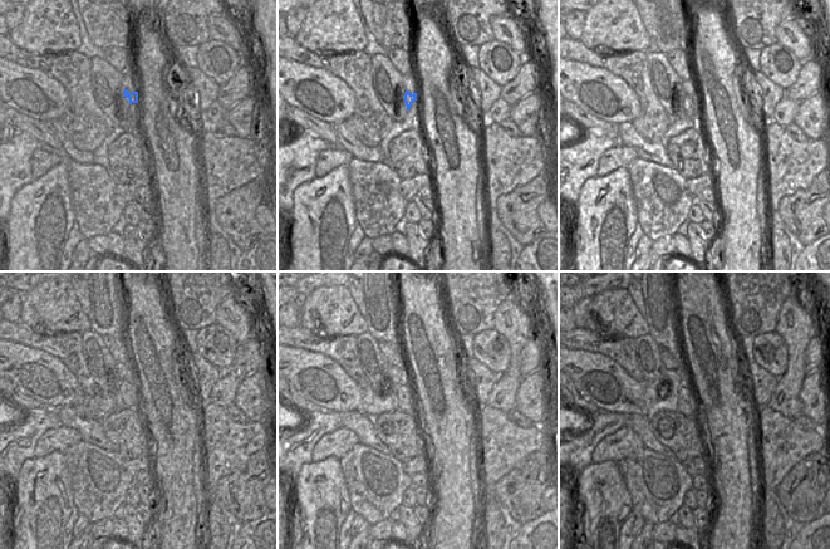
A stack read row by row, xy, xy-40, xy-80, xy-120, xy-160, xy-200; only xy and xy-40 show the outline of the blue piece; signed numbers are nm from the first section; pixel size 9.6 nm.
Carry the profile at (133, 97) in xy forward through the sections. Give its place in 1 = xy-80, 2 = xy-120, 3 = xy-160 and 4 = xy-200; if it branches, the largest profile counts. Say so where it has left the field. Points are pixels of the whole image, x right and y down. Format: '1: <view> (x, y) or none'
1: xy-80 (692, 109)
2: xy-120 (127, 397)
3: xy-160 (407, 392)
4: xy-200 (687, 403)

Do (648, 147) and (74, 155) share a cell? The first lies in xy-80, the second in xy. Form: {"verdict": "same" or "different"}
{"verdict": "same"}

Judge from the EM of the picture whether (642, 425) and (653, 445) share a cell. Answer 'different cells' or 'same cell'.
same cell

